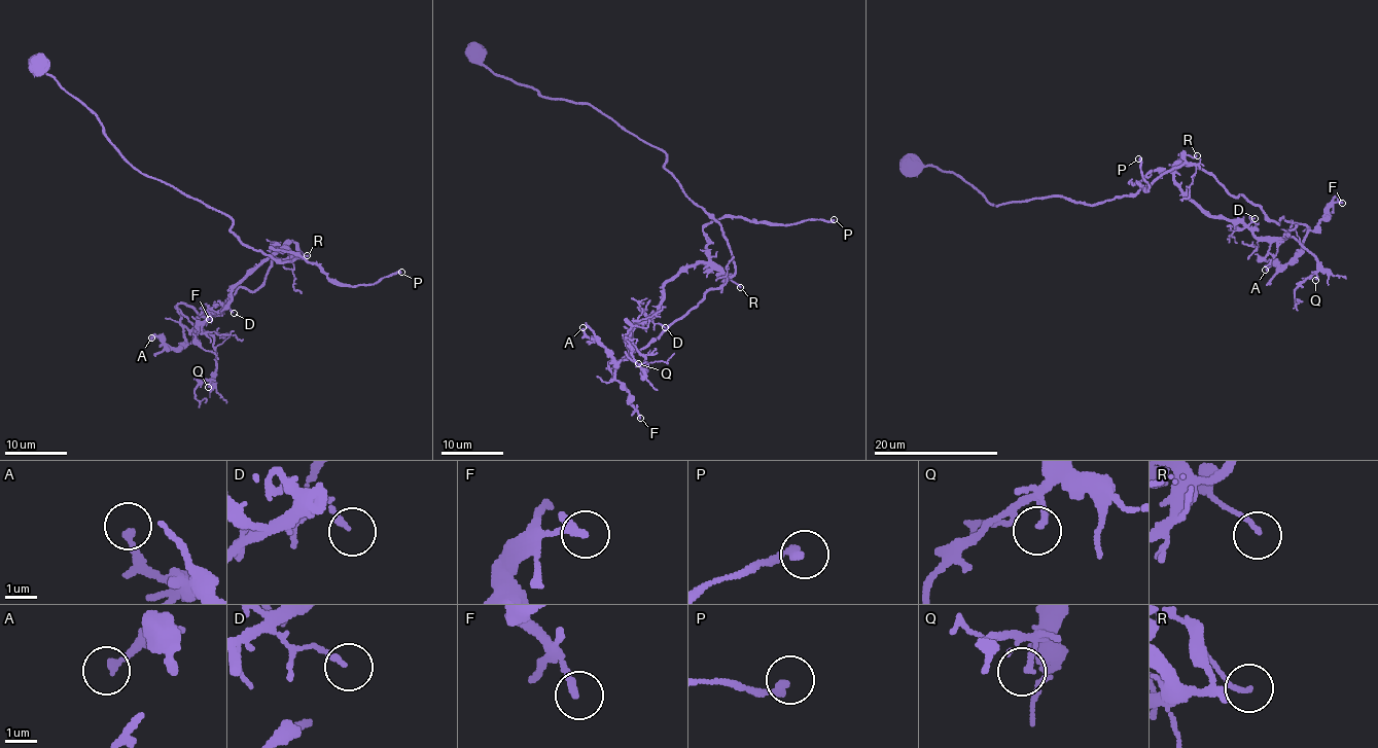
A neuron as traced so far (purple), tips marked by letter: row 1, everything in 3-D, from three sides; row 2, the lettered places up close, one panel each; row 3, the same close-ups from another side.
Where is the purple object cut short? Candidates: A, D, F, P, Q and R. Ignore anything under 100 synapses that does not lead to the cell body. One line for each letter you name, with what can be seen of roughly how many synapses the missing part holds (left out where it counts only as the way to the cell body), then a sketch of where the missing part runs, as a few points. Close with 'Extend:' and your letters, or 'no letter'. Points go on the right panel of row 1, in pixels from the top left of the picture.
Extend: no letter

